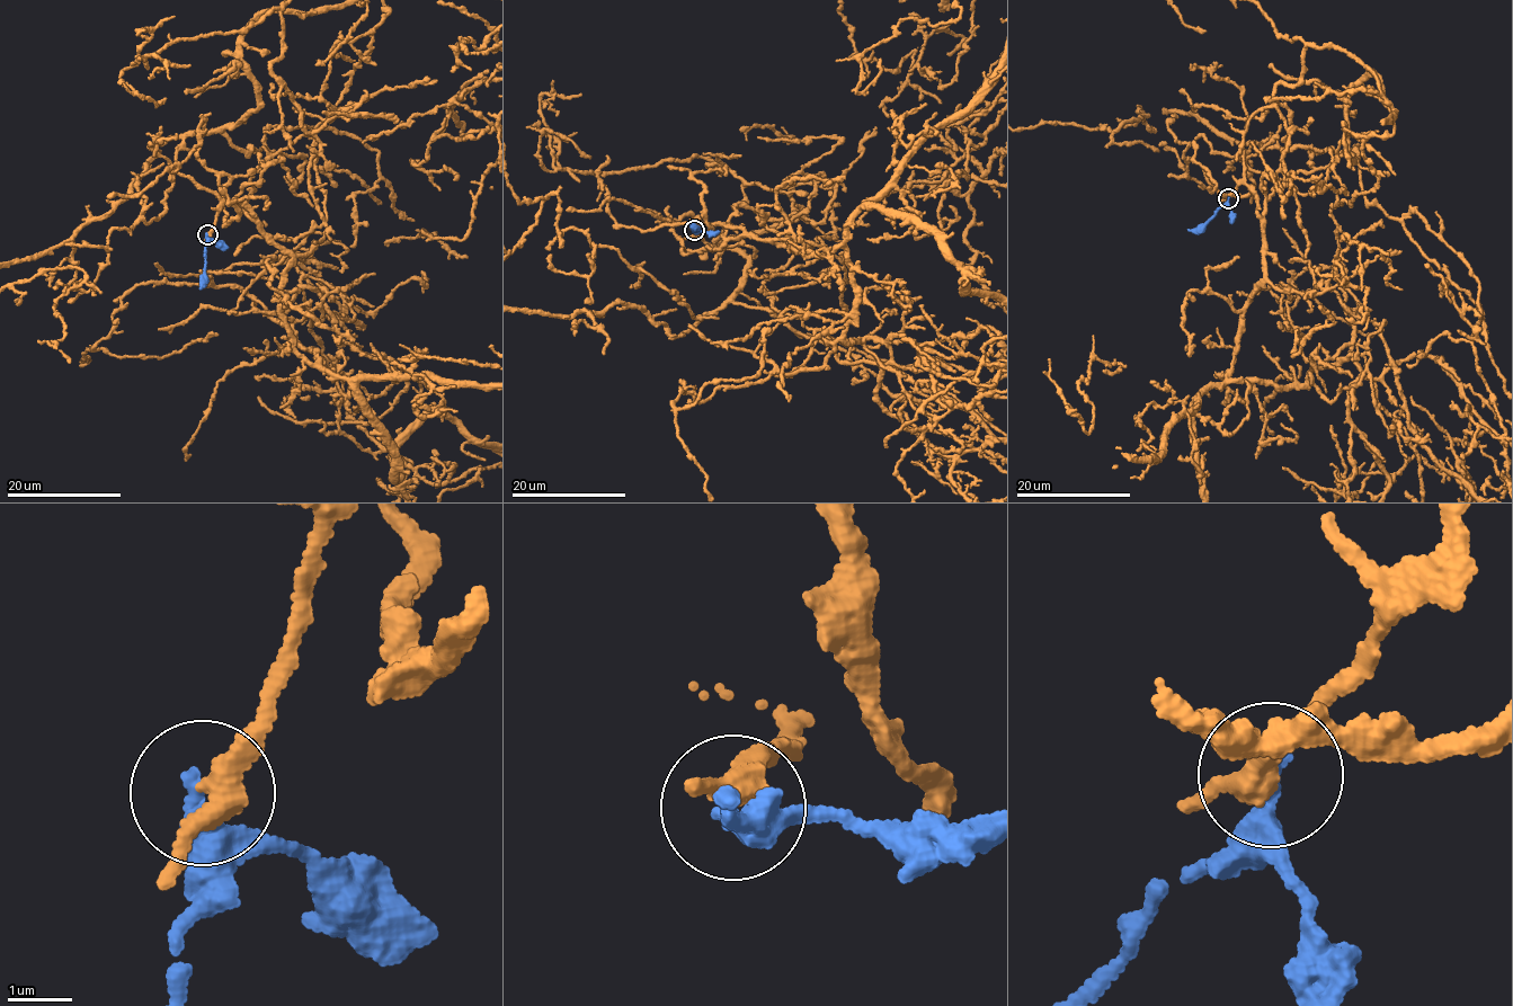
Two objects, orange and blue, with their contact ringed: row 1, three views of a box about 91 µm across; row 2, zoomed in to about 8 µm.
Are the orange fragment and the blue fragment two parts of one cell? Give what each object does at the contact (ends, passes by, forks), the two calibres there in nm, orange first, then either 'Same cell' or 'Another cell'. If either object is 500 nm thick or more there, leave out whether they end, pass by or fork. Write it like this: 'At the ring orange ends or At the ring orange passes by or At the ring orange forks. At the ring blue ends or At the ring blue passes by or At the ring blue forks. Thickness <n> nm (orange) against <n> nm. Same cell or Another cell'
At the ring orange passes by. At the ring blue ends. Thickness 360 nm (orange) against 360 nm. Another cell

